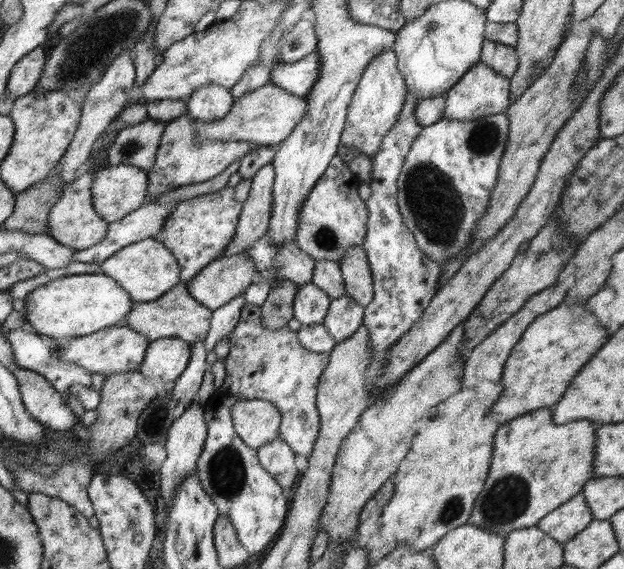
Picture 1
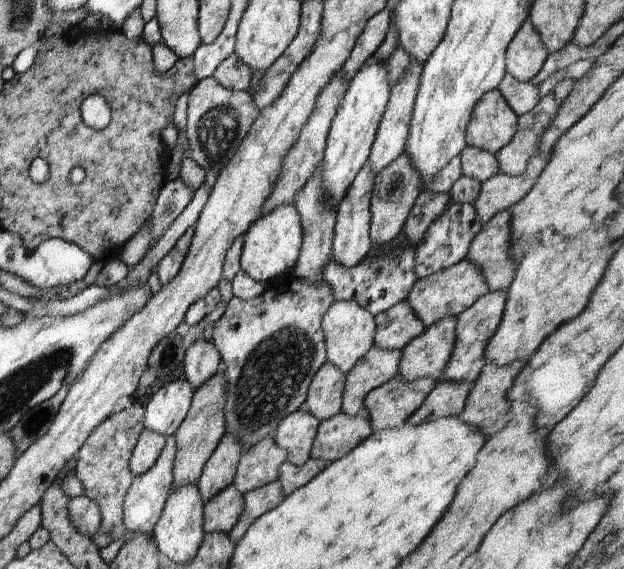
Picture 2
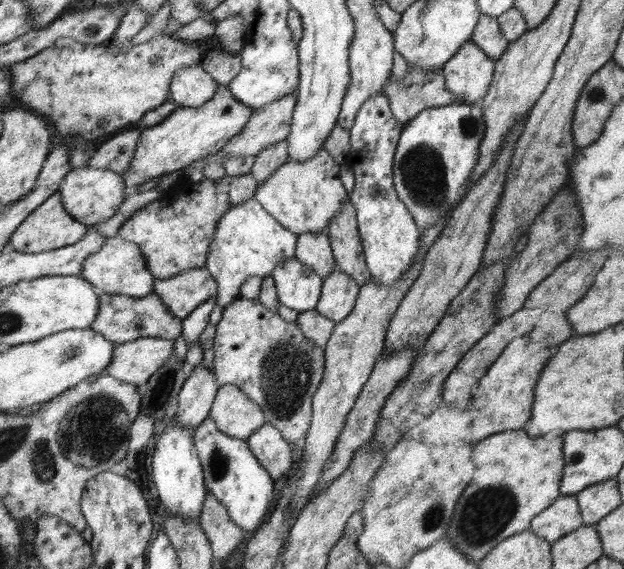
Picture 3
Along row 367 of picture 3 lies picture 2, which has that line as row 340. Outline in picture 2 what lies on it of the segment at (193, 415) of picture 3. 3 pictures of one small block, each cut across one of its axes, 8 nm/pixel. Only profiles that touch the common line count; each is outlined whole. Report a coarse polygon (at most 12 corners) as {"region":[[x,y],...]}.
{"region":[[194,341],[184,372],[200,388],[222,368],[213,342]]}

